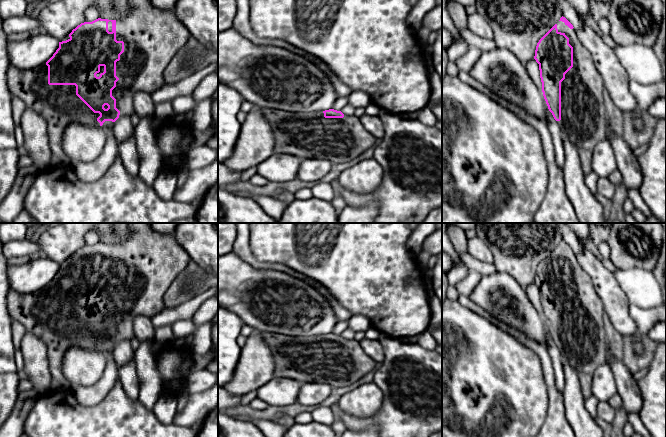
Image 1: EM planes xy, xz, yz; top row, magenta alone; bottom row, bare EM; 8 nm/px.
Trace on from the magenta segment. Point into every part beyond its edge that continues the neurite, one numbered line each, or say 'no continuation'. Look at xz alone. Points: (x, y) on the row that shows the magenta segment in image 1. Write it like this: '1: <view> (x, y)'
1: xz (307, 135)

